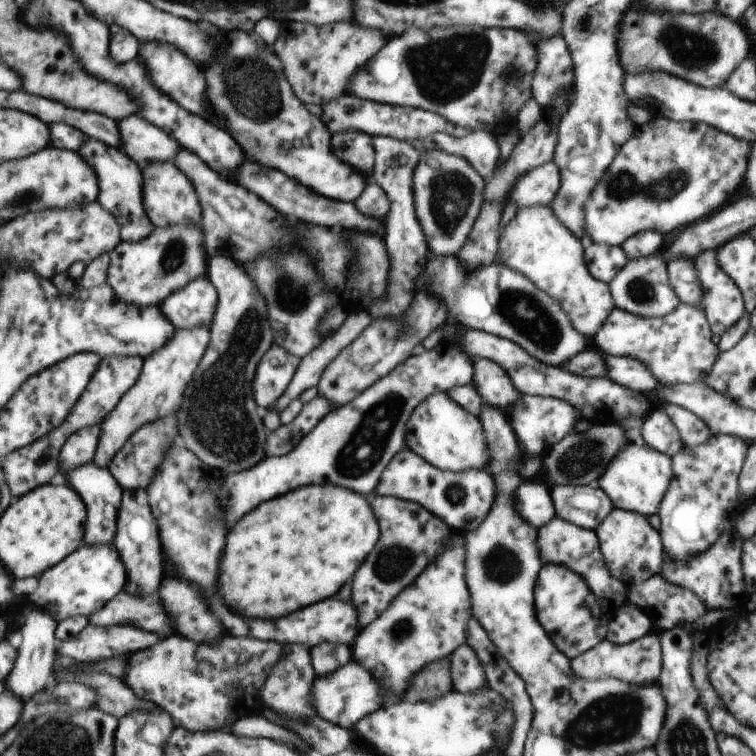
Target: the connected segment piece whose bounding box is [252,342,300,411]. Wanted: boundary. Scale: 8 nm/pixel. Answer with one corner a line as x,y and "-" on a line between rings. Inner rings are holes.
273,342
266,350
252,382
254,400
261,411
267,410
286,392
299,364
300,358
280,344

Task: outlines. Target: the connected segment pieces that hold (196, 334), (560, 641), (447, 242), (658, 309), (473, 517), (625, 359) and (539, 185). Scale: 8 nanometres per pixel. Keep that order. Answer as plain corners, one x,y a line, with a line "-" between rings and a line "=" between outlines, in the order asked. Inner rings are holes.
208,328
178,329
178,332
172,334
172,340
164,348
160,348
160,352
143,360
143,370
138,382
123,396
122,402
111,412
110,417
99,425
99,446
93,460
98,468
108,468
116,452
120,452
128,438
146,423
174,416
180,410
187,387
198,373
199,364
208,348
210,334
211,330
=
543,564
536,580
534,596
538,622
552,638
556,648
560,648
560,652
564,652
570,660
606,639
606,603
595,595
589,581
584,582
571,568
564,568
560,564
=
428,150
420,156
412,174
414,210
422,224
426,242
436,254
458,254
468,240
472,226
482,208
484,180
472,170
472,164
462,156
450,156
448,152
=
660,255
645,256
638,260
628,259
628,264
618,271
608,286
616,308
642,318
664,318
682,304
669,282
667,264
664,264
=
408,448
402,449
384,468
376,496
391,496
415,502
443,520
454,534
463,535
474,530
476,522
488,516
492,500
496,498
496,484
492,476
484,470
464,470
464,472
443,471
418,456
=
602,353
602,356
608,368
607,377
610,380
638,392
648,392
656,388
658,380
642,360
636,360
630,356
610,356
606,353
=
550,161
544,166
537,166
532,170
528,170
514,186
510,198
518,204
526,208
528,204
532,206
548,205
554,200
558,188
560,188
560,168

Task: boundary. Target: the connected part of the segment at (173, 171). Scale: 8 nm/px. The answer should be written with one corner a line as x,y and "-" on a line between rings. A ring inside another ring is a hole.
152,161
143,169
144,175
144,208
147,209
151,221
158,225
196,224
203,220
203,210
196,194
196,188
188,180
182,170
170,161

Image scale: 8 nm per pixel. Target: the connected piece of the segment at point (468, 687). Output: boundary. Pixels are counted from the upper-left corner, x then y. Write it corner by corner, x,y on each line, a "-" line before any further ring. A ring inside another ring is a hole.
464,643
451,654
451,677
454,690
462,694
476,694
488,685
484,666
478,654

